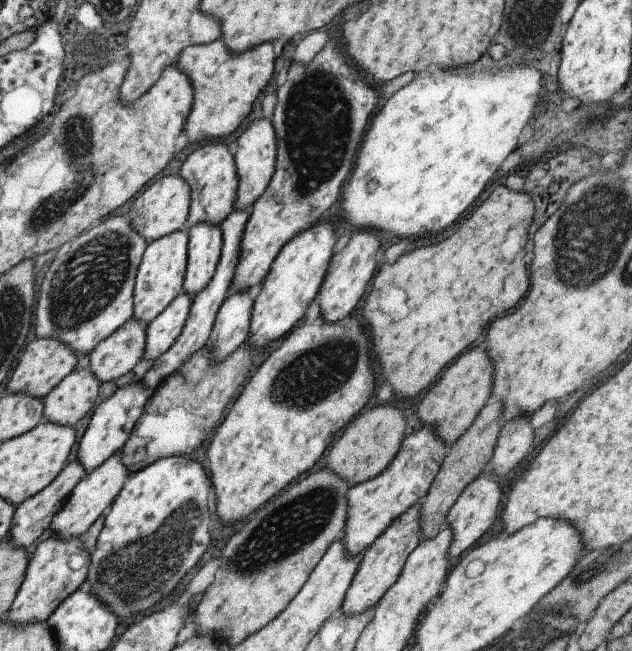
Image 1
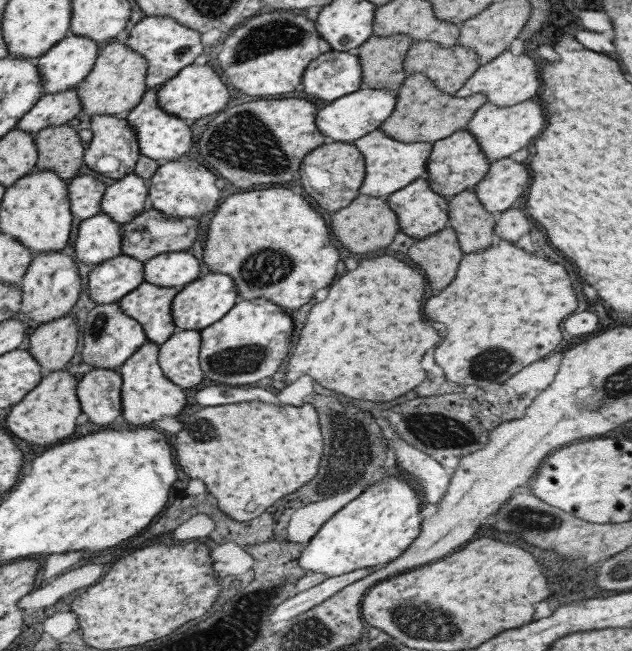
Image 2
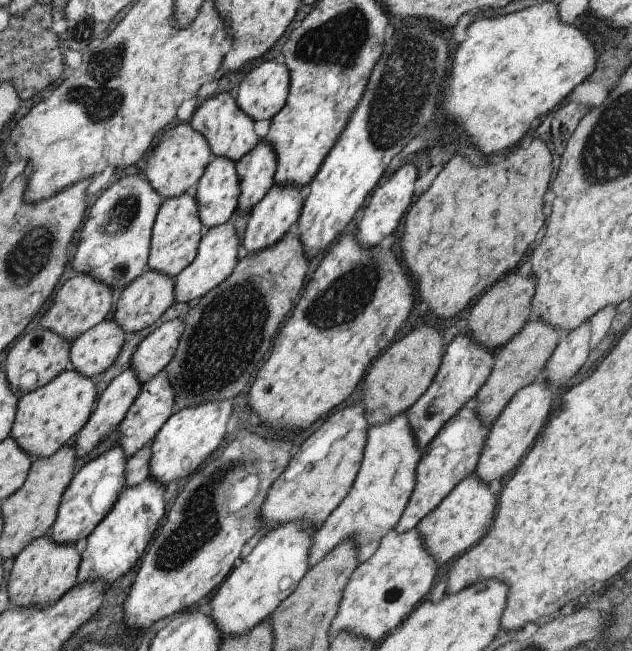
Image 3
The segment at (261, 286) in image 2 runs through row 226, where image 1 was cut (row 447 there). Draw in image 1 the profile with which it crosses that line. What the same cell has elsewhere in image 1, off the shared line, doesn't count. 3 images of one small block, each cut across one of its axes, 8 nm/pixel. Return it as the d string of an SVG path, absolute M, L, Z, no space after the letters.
M318 314L310 323L299 323L284 336L279 347L247 380L213 432L205 452L209 482L215 496L215 513L225 526L243 520L271 496L281 492L291 480L307 472L321 458L325 448L328 449L338 438L337 432L367 404L373 392L367 334L357 326L355 318L347 316L337 322L325 322Z

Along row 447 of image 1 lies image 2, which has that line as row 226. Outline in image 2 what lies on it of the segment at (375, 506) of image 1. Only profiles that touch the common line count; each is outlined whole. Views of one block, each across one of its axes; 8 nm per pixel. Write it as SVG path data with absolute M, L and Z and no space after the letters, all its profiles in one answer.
M419 177L385 197L397 215L400 231L413 239L447 227L448 199L431 190L425 177Z

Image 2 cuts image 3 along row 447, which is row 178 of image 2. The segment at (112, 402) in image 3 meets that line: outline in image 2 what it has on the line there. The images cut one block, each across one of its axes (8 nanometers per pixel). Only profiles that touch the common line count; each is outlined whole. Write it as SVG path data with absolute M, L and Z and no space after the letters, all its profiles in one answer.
M79 174L73 176L67 184L71 215L83 220L99 212L99 200L105 189L105 184L93 176Z

